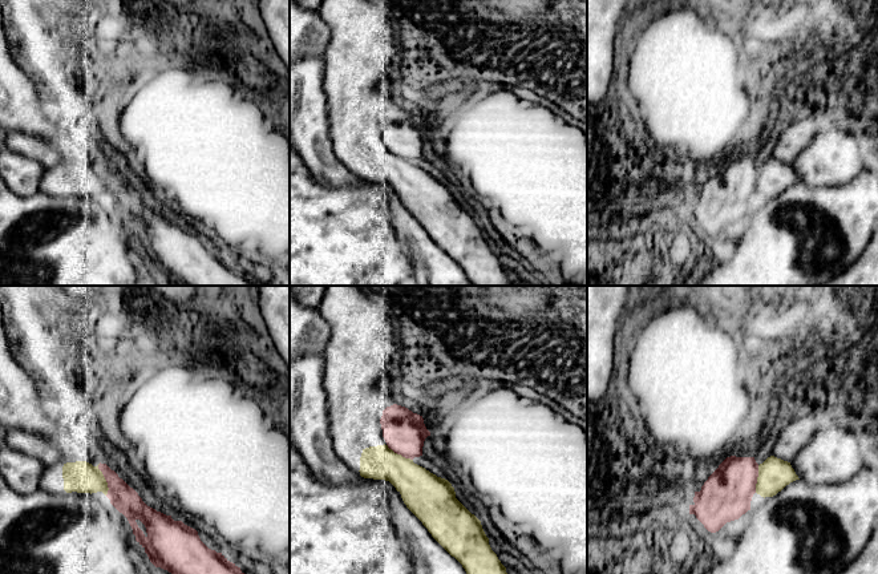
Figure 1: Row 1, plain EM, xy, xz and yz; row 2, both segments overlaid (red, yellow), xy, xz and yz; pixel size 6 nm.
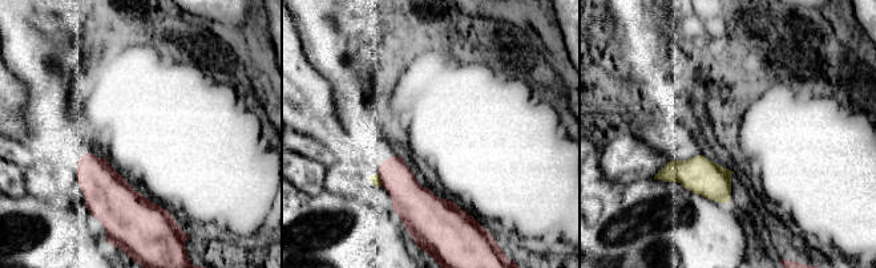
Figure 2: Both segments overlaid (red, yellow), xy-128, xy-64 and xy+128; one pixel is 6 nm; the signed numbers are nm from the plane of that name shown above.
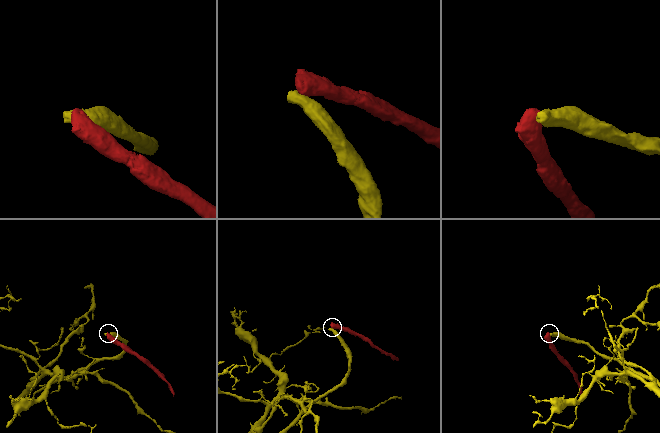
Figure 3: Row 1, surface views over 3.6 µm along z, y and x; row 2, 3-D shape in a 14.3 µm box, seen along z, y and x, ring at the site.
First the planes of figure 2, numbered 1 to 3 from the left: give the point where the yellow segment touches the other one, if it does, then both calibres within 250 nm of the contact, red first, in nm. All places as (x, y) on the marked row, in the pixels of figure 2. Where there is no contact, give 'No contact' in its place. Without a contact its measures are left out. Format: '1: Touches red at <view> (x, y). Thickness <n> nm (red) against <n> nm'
1: No contact
2: Touches red at xy-64 (379, 177). Thickness 220 nm (red) against 60 nm
3: No contact

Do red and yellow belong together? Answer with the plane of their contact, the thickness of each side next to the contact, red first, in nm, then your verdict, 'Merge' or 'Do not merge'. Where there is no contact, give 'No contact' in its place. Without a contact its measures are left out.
Touches red in xy. Thickness 160 nm (red) against 190 nm. Do not merge

